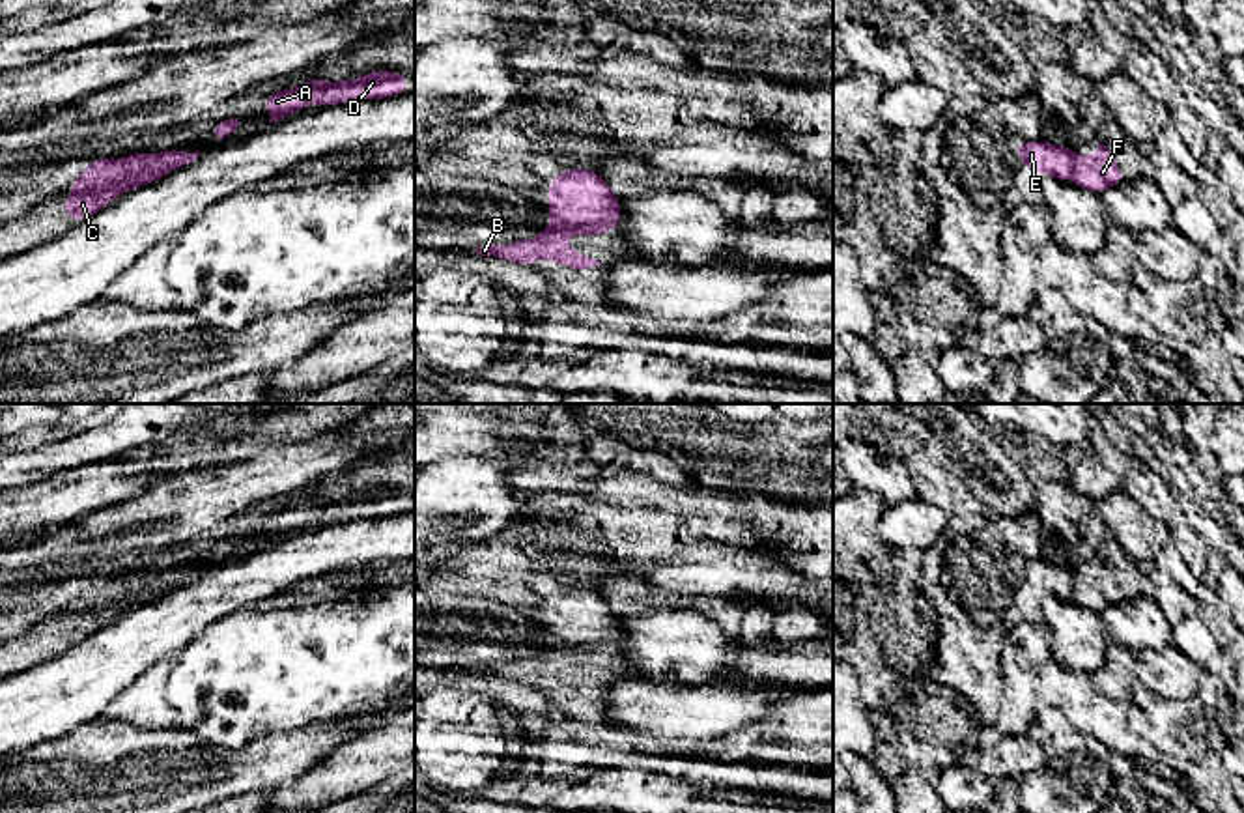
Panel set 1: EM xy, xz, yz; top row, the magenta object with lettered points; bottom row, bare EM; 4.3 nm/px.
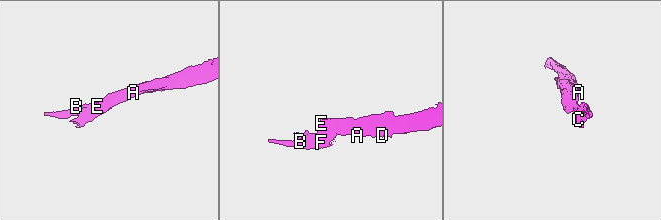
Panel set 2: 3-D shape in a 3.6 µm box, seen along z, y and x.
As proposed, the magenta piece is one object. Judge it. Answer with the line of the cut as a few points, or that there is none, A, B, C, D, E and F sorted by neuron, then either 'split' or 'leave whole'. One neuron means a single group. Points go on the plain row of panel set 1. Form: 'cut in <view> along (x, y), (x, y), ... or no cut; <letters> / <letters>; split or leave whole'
cut in xz along (551, 640), (561, 643), (615, 643); A D E / B C F; split

